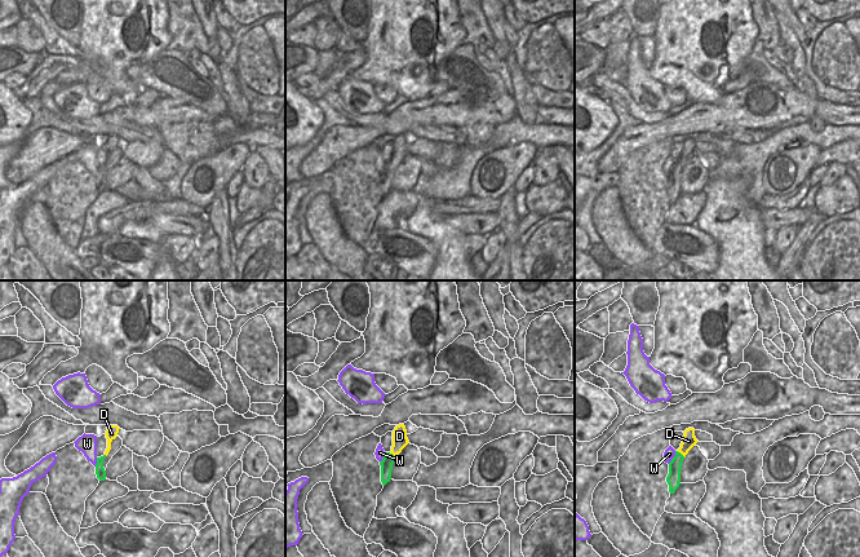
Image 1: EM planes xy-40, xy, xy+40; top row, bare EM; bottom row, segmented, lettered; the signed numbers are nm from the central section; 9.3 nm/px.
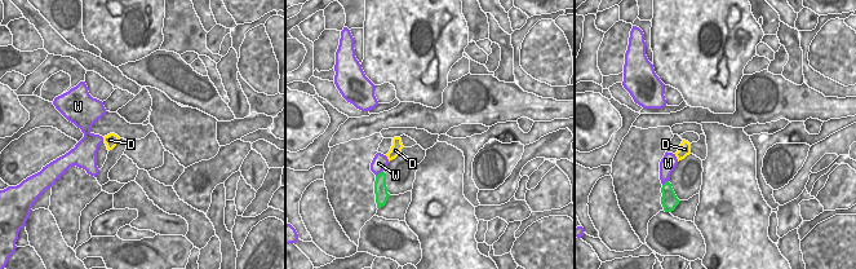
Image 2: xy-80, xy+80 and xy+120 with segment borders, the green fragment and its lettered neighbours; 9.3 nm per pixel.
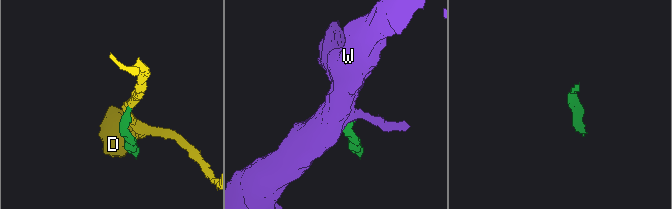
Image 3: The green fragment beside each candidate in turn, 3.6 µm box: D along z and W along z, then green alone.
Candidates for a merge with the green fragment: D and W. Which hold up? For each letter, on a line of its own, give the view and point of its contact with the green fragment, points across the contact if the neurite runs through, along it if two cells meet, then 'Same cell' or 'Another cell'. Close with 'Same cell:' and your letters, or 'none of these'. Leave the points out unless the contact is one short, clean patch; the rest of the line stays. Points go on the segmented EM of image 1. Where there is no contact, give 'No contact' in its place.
D: Touches green at xy+40 (679, 452). Boundary: xy+40 (677, 451), (685, 456). Another cell
W: Touches green at xy+40 (673, 458). Boundary: xy+40 (675, 451), (675, 455), (668, 463). Another cell
Same cell: none of these.

